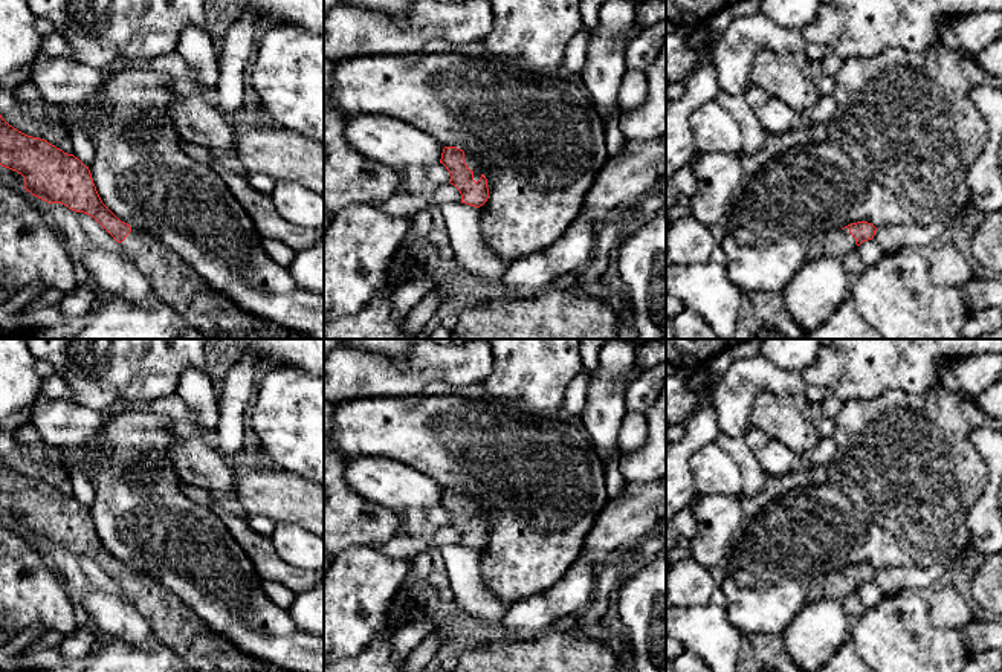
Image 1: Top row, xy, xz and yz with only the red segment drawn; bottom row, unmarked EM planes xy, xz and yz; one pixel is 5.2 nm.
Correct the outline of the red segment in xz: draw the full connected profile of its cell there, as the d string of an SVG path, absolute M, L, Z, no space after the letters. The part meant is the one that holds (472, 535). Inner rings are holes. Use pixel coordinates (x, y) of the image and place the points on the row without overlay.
M444 489L440 506L449 513L449 525L460 533L461 545L480 550L487 544L487 521L472 496L457 489Z

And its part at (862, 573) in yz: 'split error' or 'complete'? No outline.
split error

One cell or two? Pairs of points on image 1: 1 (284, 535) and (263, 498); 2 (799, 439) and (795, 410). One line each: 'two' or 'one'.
1: two
2: one

